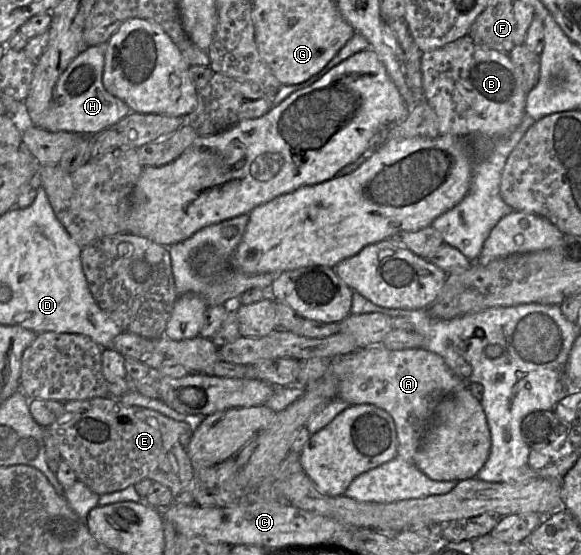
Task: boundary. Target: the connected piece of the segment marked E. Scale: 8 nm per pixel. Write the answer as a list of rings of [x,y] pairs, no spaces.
[[[93,398],[64,403],[63,414],[45,429],[55,439],[61,458],[71,466],[78,481],[99,496],[149,479],[168,487],[173,503],[194,504],[193,466],[179,441],[180,435],[189,430],[185,422],[146,408],[124,406],[116,399]]]

